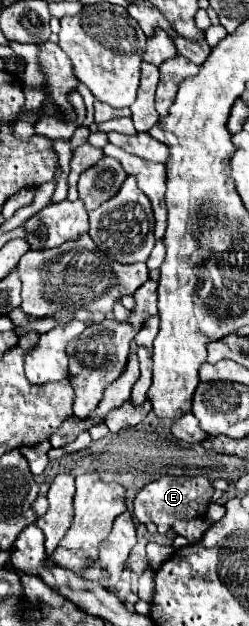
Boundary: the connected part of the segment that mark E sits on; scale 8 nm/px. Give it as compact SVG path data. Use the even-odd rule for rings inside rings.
M160 477L144 485L138 495L134 497L134 517L140 523L154 523L158 527L158 533L166 533L172 529L172 523L176 519L196 519L202 517L206 505L210 503L214 489L212 483L206 477Z

